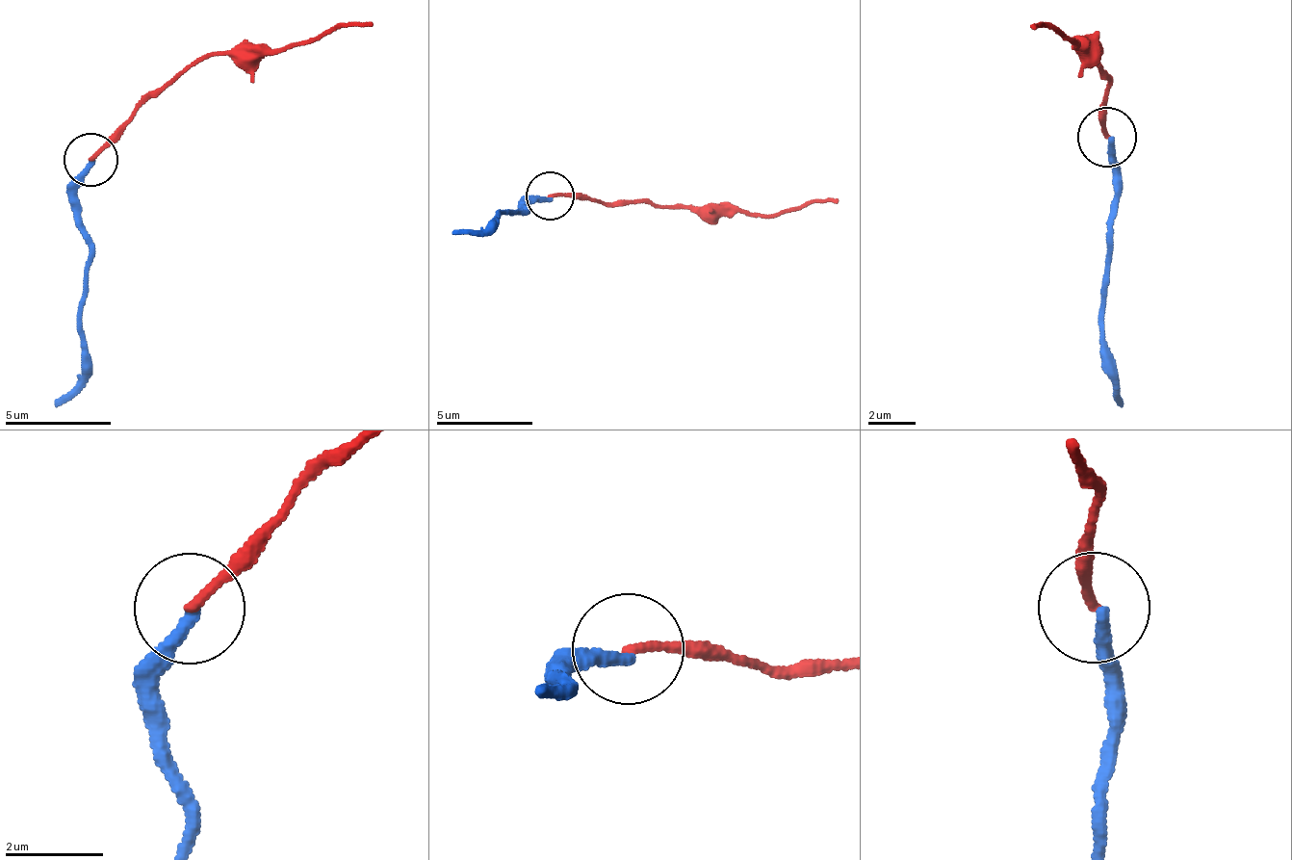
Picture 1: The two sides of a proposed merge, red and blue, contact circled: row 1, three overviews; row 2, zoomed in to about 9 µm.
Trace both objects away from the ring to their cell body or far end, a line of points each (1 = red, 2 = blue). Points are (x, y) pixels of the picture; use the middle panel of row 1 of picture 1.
1: (551, 196), (587, 193), (606, 205), (740, 208), (771, 217), (804, 201), (838, 197)
2: (551, 196), (529, 201), (524, 209), (453, 232)

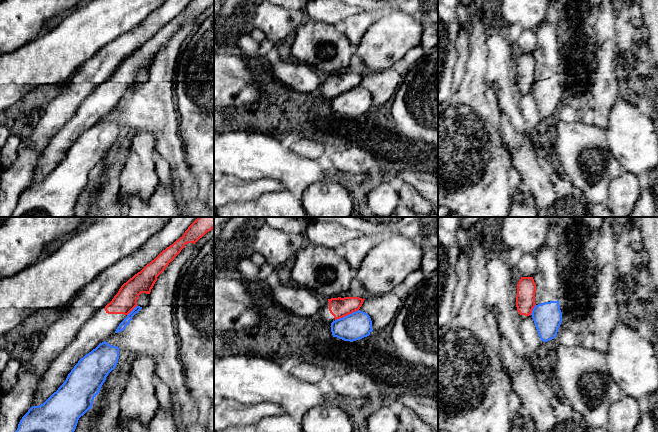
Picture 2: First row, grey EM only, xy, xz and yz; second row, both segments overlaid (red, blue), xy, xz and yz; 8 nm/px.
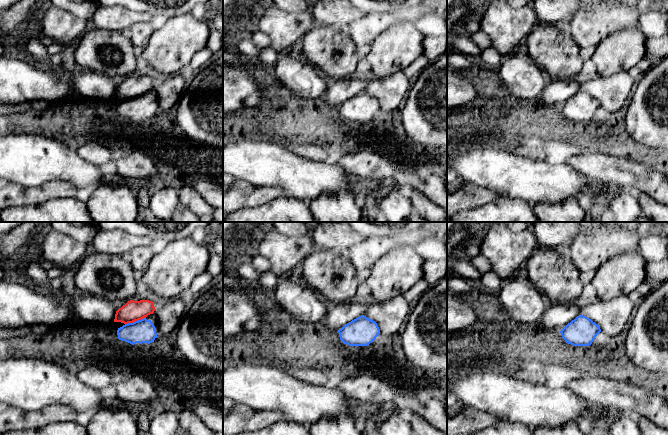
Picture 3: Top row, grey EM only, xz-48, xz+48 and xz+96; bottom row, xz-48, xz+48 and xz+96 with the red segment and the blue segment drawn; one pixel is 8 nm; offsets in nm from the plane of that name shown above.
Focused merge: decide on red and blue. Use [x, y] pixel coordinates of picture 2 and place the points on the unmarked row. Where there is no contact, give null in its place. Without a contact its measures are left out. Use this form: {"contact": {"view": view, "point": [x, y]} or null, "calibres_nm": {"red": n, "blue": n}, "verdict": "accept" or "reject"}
{"contact": {"view": "xz", "point": [346, 91]}, "calibres_nm": {"red": 160, "blue": 220}, "verdict": "reject"}

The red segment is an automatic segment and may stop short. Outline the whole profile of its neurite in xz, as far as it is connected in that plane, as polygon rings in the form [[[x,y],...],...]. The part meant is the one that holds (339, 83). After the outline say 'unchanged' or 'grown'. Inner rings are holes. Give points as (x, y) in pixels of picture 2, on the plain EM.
[[[338,73],[328,75],[319,88],[323,98],[332,99],[333,97],[343,94],[355,87],[358,87],[365,75],[359,73]]]; grown

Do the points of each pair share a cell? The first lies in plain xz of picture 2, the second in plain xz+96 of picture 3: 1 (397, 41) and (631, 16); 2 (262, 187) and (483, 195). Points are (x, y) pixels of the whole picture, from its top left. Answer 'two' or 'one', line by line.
1: two
2: one

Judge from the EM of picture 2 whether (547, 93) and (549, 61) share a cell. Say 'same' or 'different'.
same

